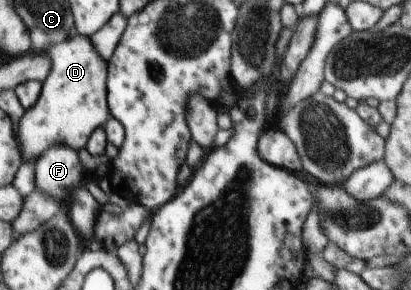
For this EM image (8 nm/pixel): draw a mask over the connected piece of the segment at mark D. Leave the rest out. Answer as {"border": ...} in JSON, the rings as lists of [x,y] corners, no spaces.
{"border":[[[75,34],[73,38],[61,43],[48,43],[45,53],[50,55],[52,68],[48,78],[42,82],[39,99],[19,120],[18,141],[23,161],[37,161],[54,146],[67,146],[75,151],[85,149],[91,134],[104,127],[110,119],[109,99],[107,99],[107,79],[109,79],[109,63],[104,60],[94,48],[93,41],[85,36]]]}

